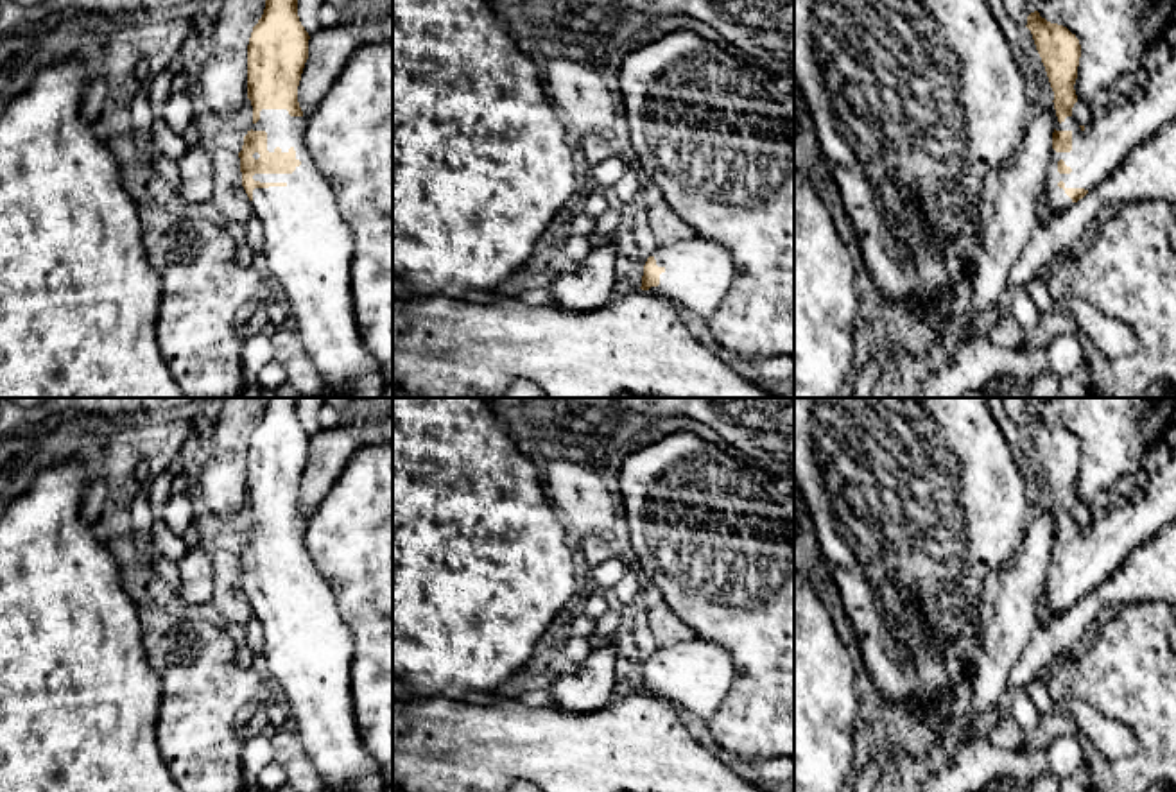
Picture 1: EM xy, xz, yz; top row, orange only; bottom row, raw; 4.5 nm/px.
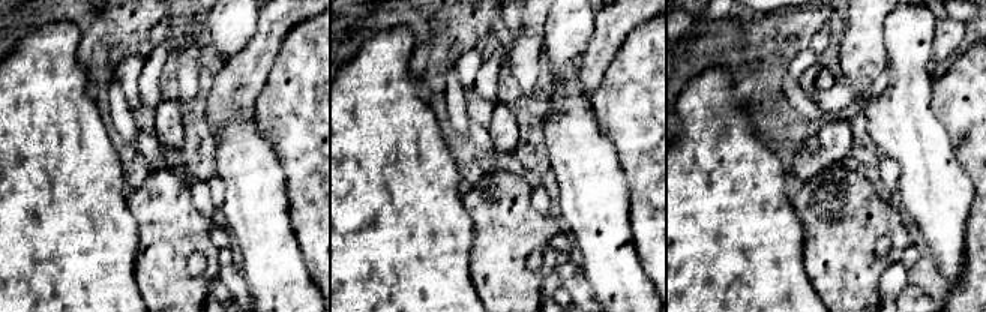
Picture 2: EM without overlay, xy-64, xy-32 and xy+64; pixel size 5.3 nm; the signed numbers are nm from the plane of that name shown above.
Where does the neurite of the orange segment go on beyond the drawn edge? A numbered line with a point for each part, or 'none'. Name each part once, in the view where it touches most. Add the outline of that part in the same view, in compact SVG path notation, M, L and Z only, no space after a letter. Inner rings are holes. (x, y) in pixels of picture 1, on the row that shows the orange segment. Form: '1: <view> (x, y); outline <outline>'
1: xy (309, 248); outline M262 109L253 131L267 133L267 151L296 151L301 161L292 174L255 174L269 188L253 190L253 210L264 224L264 254L269 281L287 308L305 351L323 380L323 398L382 398L384 378L362 342L351 297L351 262L355 240L342 219L330 183L316 167L305 143L307 118L290 116L287 109Z

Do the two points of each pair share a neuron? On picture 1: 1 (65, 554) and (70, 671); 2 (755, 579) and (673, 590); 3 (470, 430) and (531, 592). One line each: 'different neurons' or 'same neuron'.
1: same neuron
2: same neuron
3: same neuron

